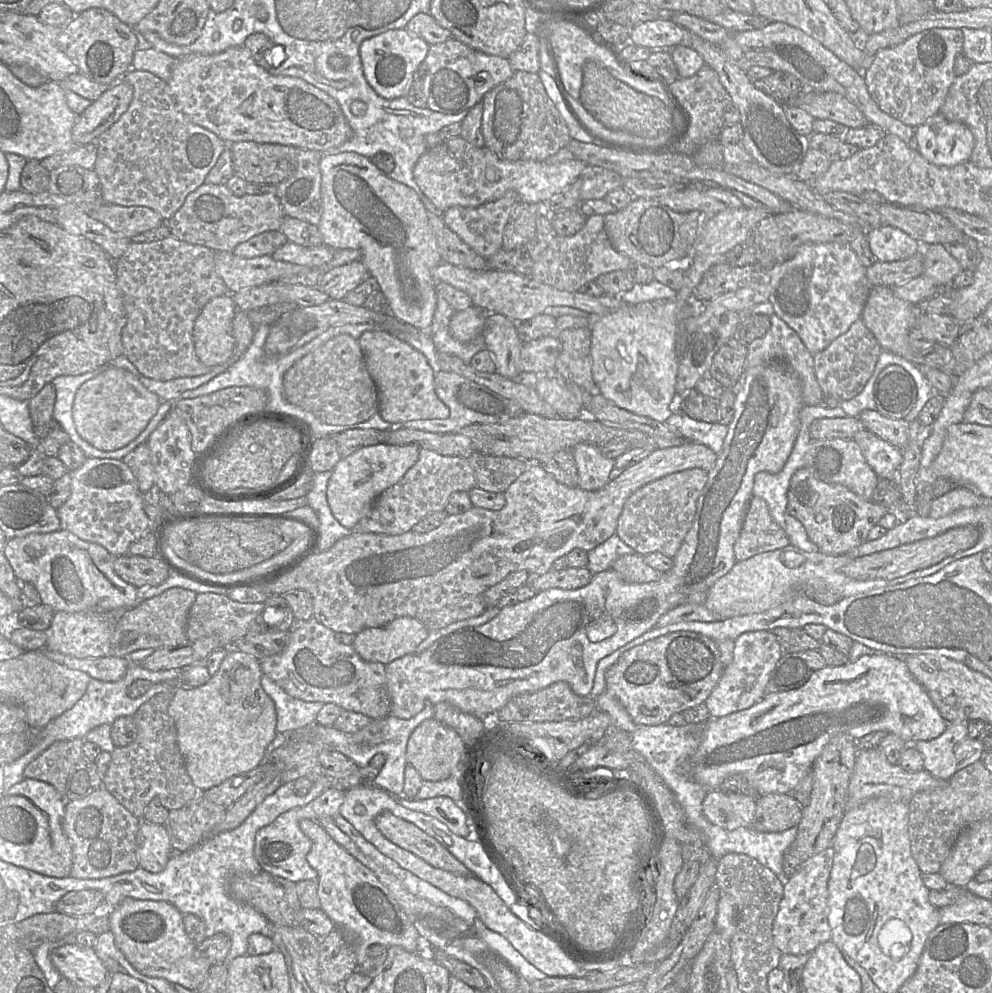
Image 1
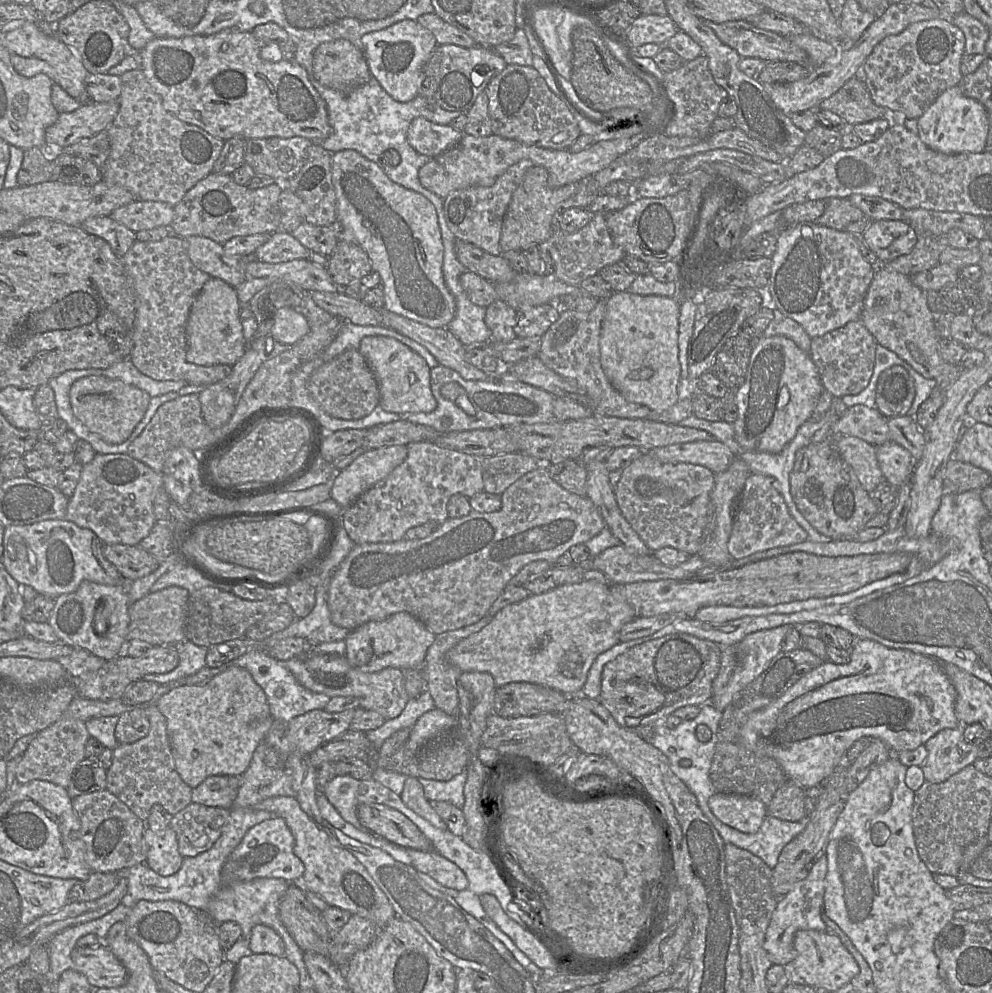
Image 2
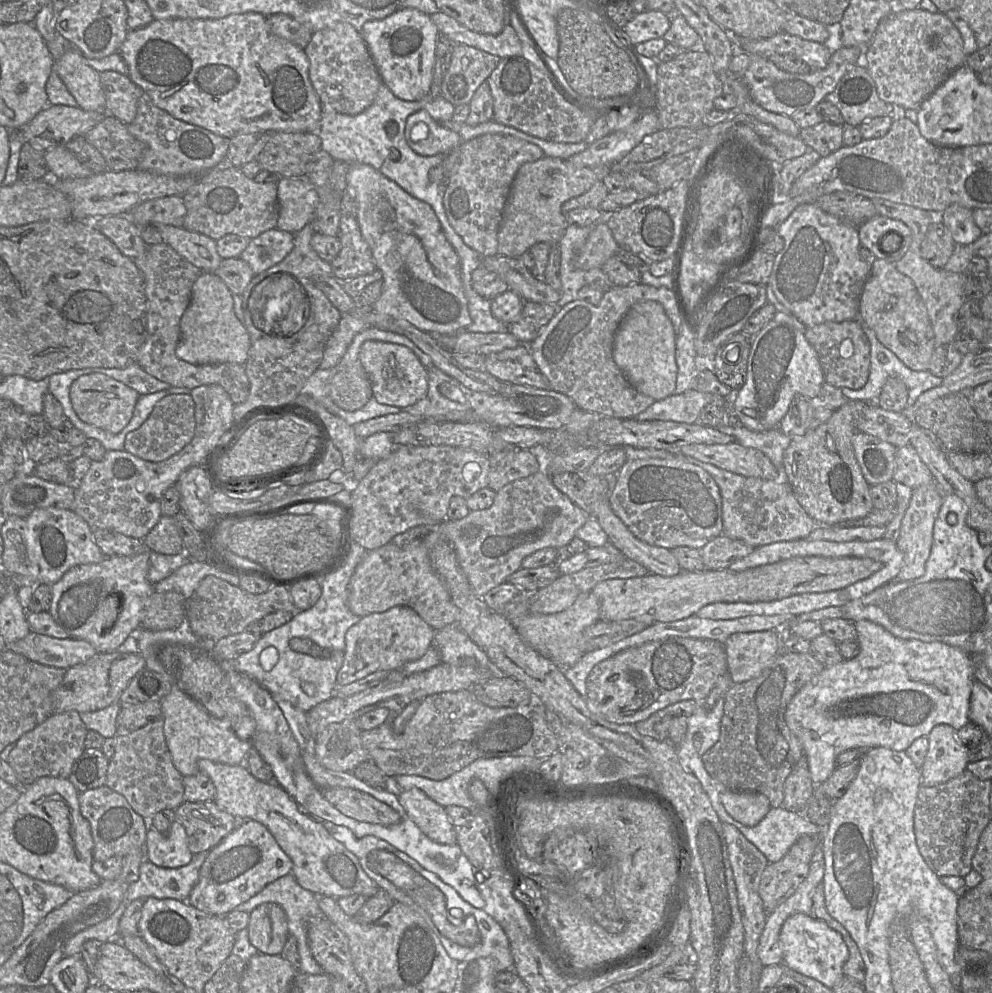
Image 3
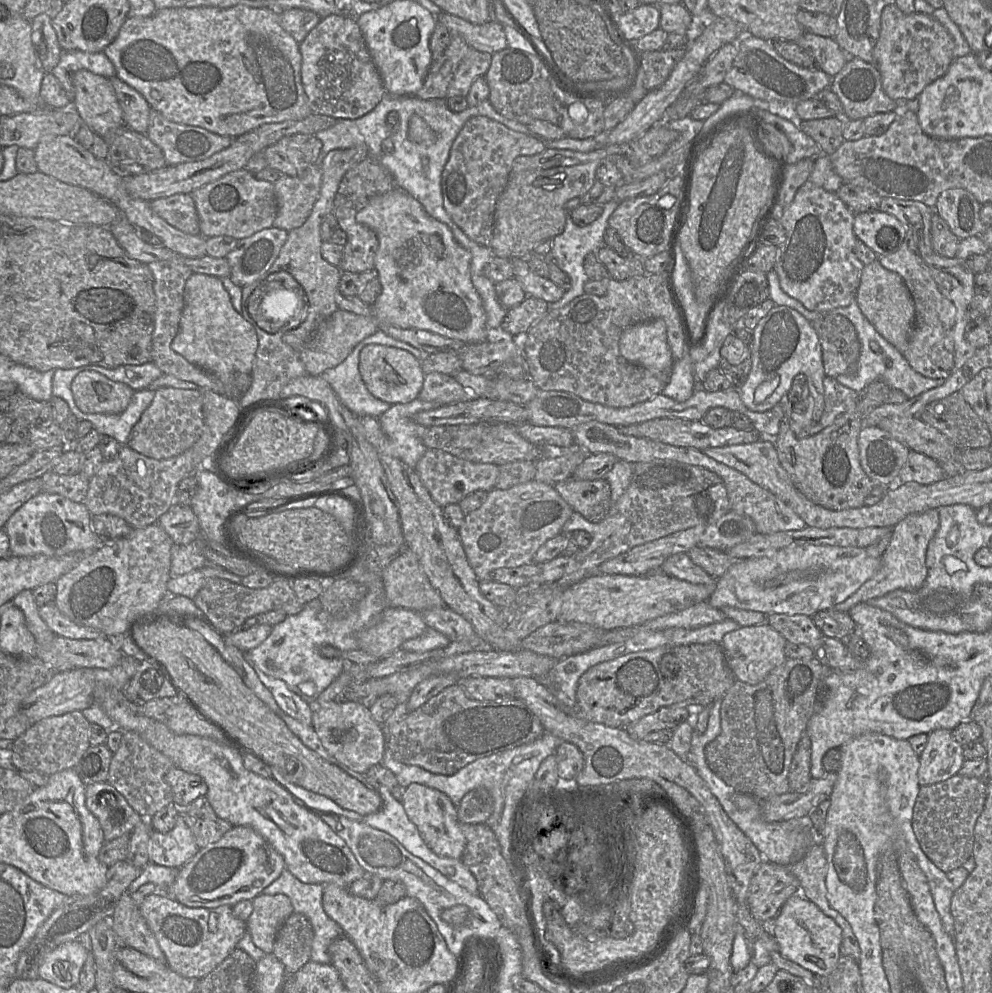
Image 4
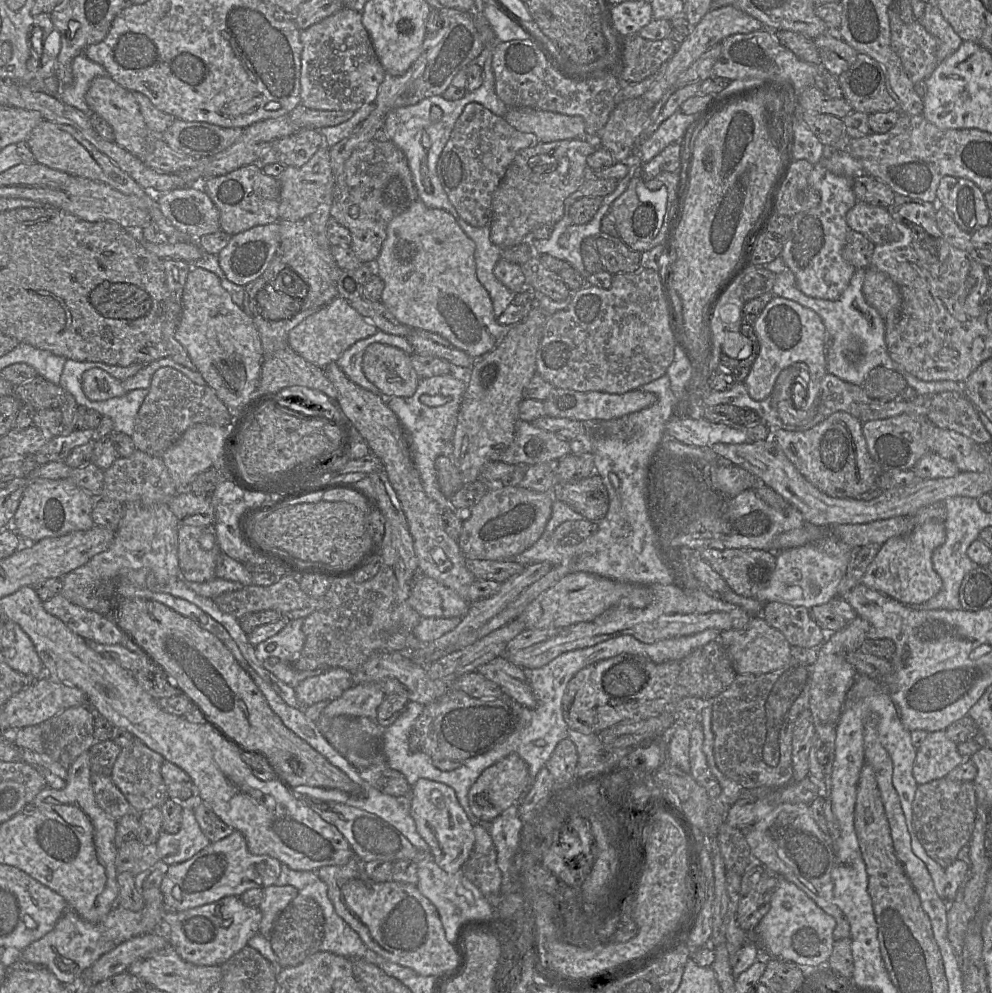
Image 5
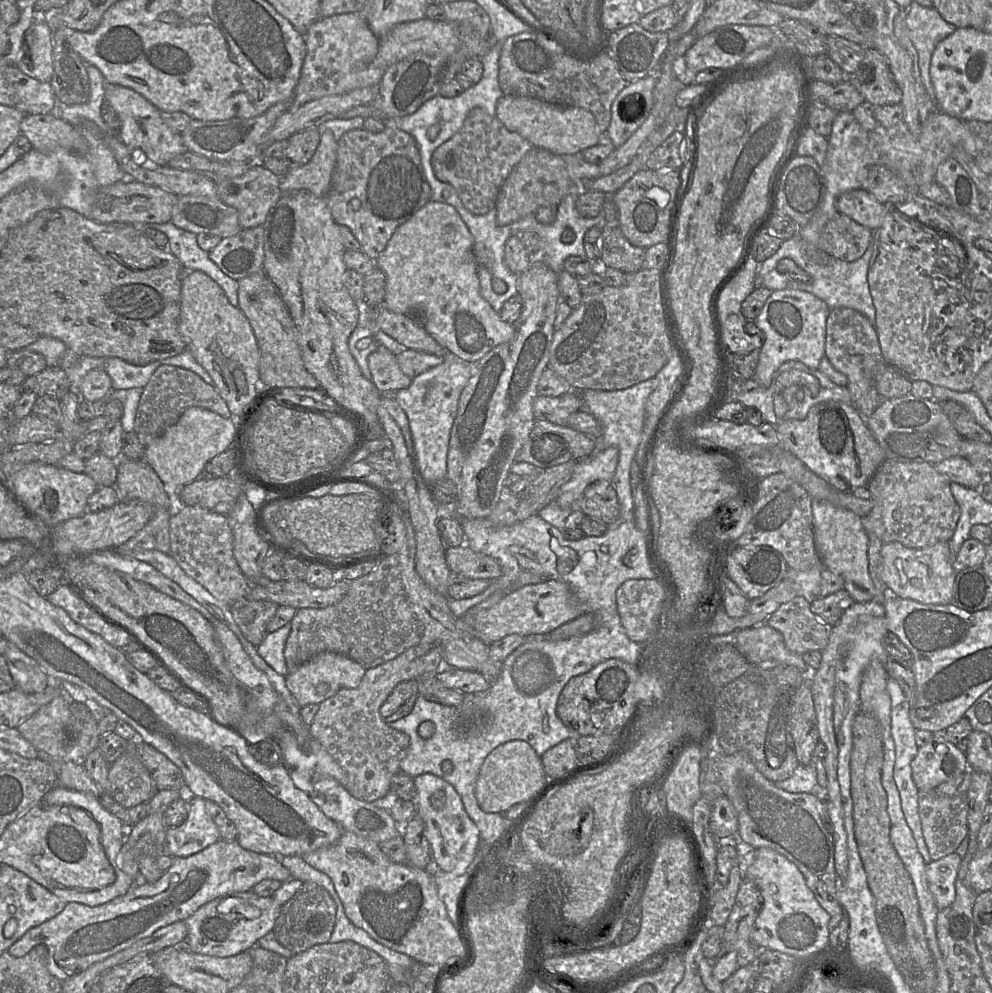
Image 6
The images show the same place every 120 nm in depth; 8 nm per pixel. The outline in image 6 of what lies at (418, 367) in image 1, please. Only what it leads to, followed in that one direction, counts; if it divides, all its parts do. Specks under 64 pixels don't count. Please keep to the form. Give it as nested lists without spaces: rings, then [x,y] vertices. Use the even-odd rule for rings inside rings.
[[[378,345],[368,356],[368,366],[372,382],[382,394],[408,388],[412,382],[412,378],[401,370],[396,355],[384,345]]]

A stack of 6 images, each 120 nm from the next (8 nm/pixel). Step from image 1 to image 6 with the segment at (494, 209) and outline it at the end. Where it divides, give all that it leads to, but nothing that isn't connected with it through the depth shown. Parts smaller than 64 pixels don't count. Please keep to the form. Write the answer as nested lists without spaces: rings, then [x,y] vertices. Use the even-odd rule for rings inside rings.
[[[475,107],[468,113],[462,128],[433,152],[431,164],[435,176],[454,187],[467,210],[484,215],[496,208],[503,183],[532,148],[527,139],[508,130],[496,116]]]

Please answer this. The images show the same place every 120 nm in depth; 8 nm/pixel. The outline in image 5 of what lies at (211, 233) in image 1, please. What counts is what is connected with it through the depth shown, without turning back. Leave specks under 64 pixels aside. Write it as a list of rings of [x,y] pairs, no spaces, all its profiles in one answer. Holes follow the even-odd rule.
[[[257,163],[240,167],[225,175],[204,180],[200,186],[219,210],[220,230],[230,235],[279,220],[279,177],[265,174],[262,167]]]

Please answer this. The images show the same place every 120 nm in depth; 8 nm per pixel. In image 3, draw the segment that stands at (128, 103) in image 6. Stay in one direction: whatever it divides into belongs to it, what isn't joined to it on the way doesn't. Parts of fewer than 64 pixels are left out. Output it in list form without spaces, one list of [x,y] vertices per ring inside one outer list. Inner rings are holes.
[[[75,47],[54,61],[53,70],[59,75],[77,106],[86,111],[106,114],[106,101],[99,72],[89,66]]]

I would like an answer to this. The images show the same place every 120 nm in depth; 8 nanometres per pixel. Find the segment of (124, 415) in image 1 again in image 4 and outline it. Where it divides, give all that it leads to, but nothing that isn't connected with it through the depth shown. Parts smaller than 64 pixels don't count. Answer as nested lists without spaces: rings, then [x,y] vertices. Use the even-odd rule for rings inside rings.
[[[93,370],[77,374],[71,390],[77,407],[88,414],[119,414],[127,408],[134,394],[127,384],[112,381]]]

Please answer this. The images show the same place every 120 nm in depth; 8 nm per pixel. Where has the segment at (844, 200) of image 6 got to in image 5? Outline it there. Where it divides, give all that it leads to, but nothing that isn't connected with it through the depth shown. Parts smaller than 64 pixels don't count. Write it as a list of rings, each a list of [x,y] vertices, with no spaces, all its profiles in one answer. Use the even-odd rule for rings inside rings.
[[[857,201],[847,212],[846,222],[851,230],[859,232],[875,245],[896,241],[900,232],[887,208]]]

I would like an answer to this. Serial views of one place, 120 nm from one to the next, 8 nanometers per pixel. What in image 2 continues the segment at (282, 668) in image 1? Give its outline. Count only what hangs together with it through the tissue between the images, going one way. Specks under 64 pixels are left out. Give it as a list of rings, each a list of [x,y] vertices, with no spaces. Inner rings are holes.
[[[313,647],[303,655],[285,662],[297,681],[305,688],[313,692],[324,693],[331,698],[356,697],[359,699],[359,707],[376,711],[386,720],[398,716],[410,699],[405,689],[402,670],[398,668],[388,667],[377,672],[362,672],[351,667],[345,656],[325,654]]]

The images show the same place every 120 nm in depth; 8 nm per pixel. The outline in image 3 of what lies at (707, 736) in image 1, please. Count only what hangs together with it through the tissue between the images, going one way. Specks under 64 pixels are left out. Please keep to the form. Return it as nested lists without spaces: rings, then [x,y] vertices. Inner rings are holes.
[[[859,620],[855,626],[859,654],[851,660],[825,667],[794,695],[785,711],[785,723],[803,747],[814,785],[829,778],[837,768],[837,756],[844,751],[880,746],[906,751],[916,739],[928,737],[937,725],[947,724],[957,731],[970,721],[975,677],[974,666],[967,653],[941,642],[898,638],[869,620]]]

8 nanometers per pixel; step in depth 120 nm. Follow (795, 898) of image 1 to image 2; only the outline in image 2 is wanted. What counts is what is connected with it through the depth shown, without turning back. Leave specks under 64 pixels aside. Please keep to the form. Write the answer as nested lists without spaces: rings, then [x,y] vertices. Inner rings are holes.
[[[826,855],[820,856],[813,864],[808,876],[797,882],[785,896],[778,899],[777,906],[767,927],[763,944],[768,958],[774,965],[779,964],[784,966],[794,960],[796,956],[794,936],[797,931],[827,931],[827,926],[821,917],[824,909],[827,864]]]

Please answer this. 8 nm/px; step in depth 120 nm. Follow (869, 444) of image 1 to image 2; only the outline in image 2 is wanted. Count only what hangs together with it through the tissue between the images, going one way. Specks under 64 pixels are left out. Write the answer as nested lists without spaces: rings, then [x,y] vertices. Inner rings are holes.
[[[892,441],[877,445],[876,457],[885,480],[897,487],[911,481],[916,461],[901,445]]]

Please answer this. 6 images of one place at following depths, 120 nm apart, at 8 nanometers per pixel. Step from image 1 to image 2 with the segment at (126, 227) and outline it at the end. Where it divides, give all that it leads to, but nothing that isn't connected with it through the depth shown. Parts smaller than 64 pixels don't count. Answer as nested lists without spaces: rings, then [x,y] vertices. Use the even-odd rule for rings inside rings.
[[[134,200],[115,209],[109,216],[137,233],[159,226],[169,227],[174,218],[174,207],[160,201]]]

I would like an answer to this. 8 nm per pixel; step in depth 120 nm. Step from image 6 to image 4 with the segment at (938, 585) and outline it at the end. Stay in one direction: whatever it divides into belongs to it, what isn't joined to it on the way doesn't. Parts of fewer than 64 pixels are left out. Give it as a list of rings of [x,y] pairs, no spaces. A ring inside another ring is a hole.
[[[929,509],[923,513],[911,514],[896,524],[892,529],[889,546],[881,556],[880,568],[854,594],[844,602],[835,605],[833,609],[848,613],[853,606],[868,602],[873,598],[882,597],[894,590],[914,591],[919,589],[928,573],[926,566],[927,548],[938,530],[939,524],[938,509]]]

